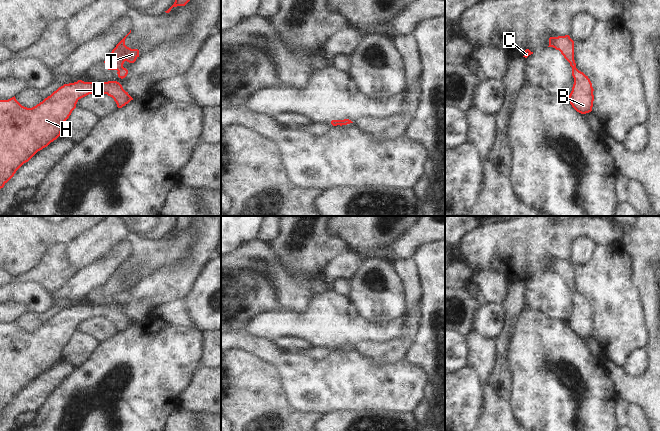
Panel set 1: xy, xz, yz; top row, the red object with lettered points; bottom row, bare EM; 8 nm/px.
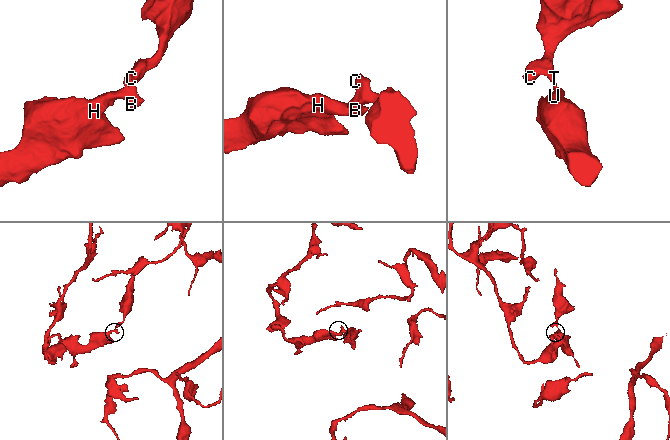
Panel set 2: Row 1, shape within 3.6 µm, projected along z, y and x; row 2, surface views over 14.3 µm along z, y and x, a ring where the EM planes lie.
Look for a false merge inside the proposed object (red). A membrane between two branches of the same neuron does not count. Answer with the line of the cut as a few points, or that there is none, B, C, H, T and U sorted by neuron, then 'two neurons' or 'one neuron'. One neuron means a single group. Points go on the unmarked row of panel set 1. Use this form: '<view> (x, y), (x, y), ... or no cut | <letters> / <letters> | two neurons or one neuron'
xy (123, 291), (117, 294) | B H U / C T | two neurons

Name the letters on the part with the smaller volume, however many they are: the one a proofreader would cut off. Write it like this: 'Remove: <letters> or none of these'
Remove: C, T

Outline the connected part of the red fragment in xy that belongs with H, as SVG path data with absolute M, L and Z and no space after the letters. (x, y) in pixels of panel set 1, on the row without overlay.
M82 304L64 308L32 332L22 330L15 320L8 324L0 324L0 413L24 387L61 359L62 349L76 332L78 324L89 318L107 318L114 323L118 332L133 324L117 305L84 306Z

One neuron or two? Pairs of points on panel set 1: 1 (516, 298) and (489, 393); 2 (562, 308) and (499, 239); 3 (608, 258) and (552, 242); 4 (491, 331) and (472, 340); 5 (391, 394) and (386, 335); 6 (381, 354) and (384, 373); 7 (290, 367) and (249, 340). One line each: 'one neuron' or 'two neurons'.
1: two neurons
2: two neurons
3: two neurons
4: two neurons
5: two neurons
6: two neurons
7: one neuron

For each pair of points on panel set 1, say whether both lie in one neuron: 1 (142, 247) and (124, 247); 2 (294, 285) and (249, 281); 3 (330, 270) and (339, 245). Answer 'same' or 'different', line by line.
1: different
2: different
3: different

